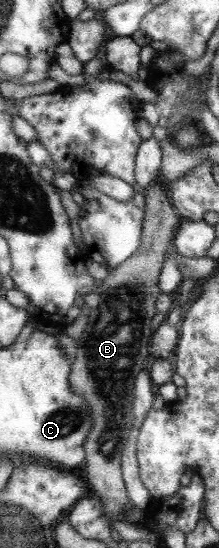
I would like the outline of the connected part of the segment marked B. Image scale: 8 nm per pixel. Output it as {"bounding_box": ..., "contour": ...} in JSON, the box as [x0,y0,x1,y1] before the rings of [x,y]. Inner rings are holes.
{"bounding_box":[67,173,181,530],"contour":[[[159,173],[157,174],[157,180],[151,181],[149,186],[143,188],[143,191],[145,191],[145,215],[141,222],[139,245],[123,263],[114,267],[104,279],[96,283],[91,292],[83,295],[86,304],[83,312],[87,315],[87,324],[81,333],[75,359],[70,363],[69,373],[67,373],[69,390],[79,394],[85,400],[85,406],[89,408],[91,427],[89,427],[85,439],[83,439],[85,475],[91,492],[101,502],[103,517],[109,522],[111,530],[111,525],[114,522],[124,519],[124,514],[130,505],[127,494],[125,494],[123,480],[121,480],[120,461],[121,452],[123,446],[125,446],[125,438],[129,436],[131,426],[133,426],[133,413],[131,413],[131,410],[133,410],[133,396],[135,396],[135,393],[133,393],[134,379],[141,371],[141,368],[146,366],[148,359],[151,358],[148,346],[153,331],[151,331],[149,323],[151,318],[158,313],[155,307],[155,301],[157,301],[157,296],[160,294],[157,279],[165,261],[165,250],[171,243],[173,233],[181,219],[168,199],[168,192],[161,184]]]}

